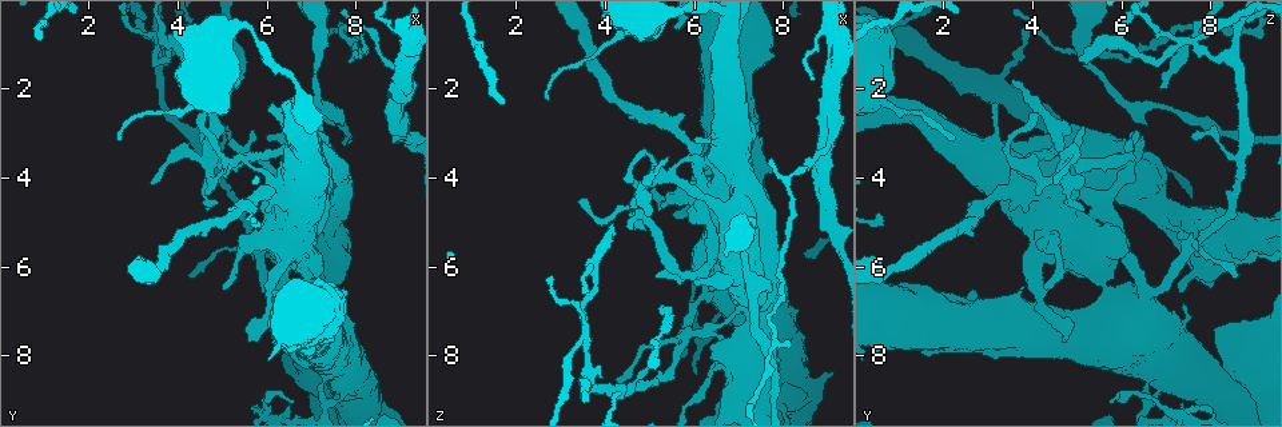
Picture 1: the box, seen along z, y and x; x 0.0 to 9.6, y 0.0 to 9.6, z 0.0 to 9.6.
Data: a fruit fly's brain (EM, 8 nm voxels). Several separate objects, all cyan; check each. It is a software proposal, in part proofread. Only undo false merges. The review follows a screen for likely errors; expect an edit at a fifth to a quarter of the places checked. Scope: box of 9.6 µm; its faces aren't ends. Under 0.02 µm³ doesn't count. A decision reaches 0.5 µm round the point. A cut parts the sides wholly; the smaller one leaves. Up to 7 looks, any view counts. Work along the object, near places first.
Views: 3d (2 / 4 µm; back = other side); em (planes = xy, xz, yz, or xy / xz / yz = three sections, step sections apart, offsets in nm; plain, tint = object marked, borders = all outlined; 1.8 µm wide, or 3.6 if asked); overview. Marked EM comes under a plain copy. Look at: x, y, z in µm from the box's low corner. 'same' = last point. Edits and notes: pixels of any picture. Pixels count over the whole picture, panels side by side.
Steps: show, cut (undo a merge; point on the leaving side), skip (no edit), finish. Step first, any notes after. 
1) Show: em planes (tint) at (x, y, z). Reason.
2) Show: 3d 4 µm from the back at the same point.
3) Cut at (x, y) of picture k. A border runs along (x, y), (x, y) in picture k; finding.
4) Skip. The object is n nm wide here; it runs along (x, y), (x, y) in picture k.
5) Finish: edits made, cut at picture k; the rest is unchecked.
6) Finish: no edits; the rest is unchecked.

Show: 3d 2 µm at (8.15, 0.75, 4.05). Abrupt turn.

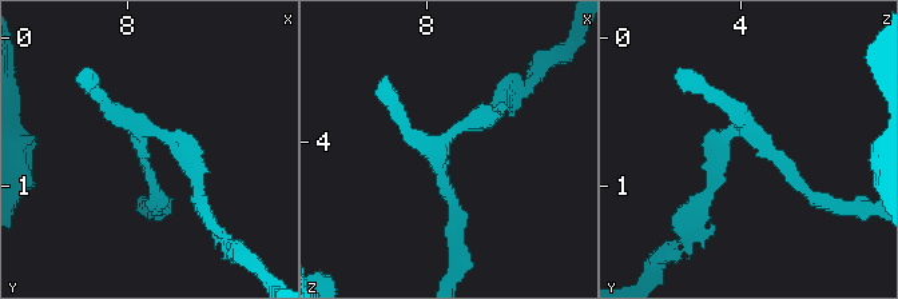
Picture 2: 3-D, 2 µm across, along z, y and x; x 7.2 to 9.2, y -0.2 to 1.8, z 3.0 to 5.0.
Show: em planes (tint) at (8.08, 0.72, 4.10).

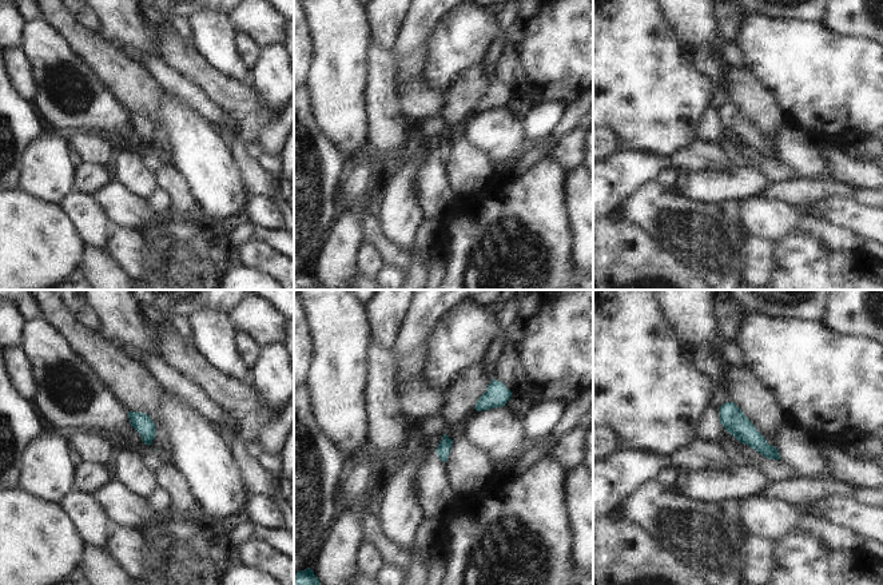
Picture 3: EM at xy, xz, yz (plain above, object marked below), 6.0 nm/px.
Skip. It runs along (728, 405), (728, 413), (775, 456) in picture 3; one neuron here.

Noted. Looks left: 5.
Show: em planes (tint) at (3.60, 0.90, 7.60). Three arms meet.

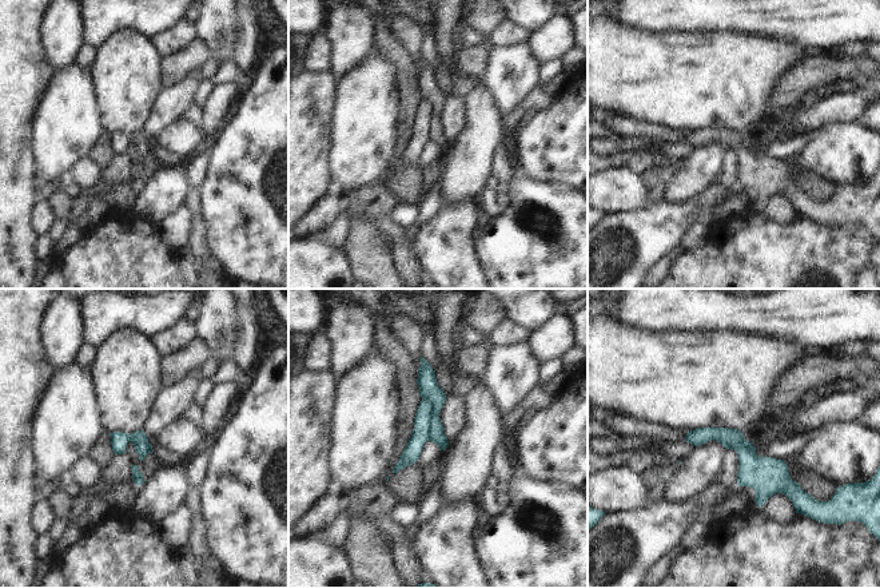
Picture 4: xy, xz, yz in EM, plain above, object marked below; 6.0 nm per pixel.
Cut at (418, 438) of picture 4. The object is 110 nm wide here; a border runs along (422, 397), (429, 404), (429, 438) in picture 4; a second neuron is stuck on.

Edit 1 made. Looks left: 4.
Show: em planes (tint) at (5.80, 3.60, 6.15). Sharp bend.

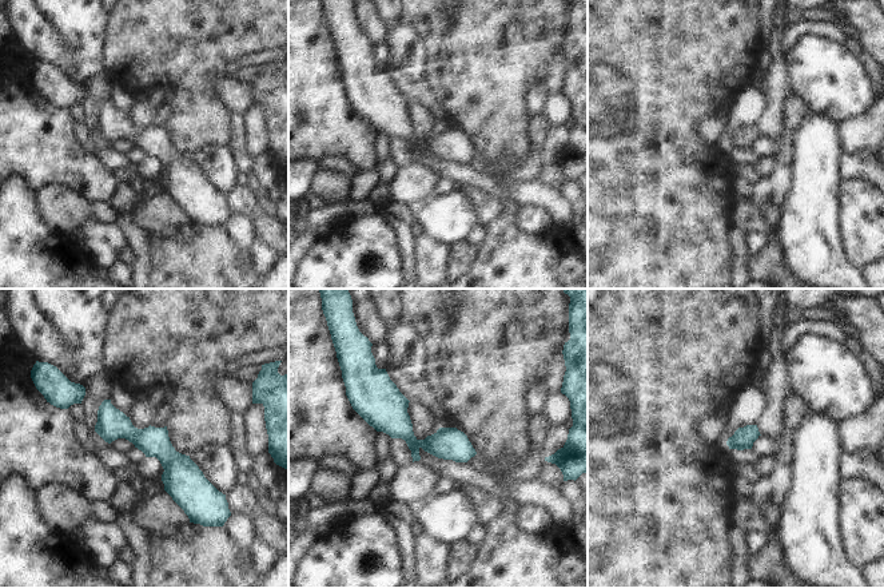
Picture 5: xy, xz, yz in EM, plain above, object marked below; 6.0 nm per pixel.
Skip. It runs along (104, 405), (200, 489) in picture 5; one neuron here.

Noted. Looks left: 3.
Finish: edits made, cut at picture 4; the rest is unchecked.

